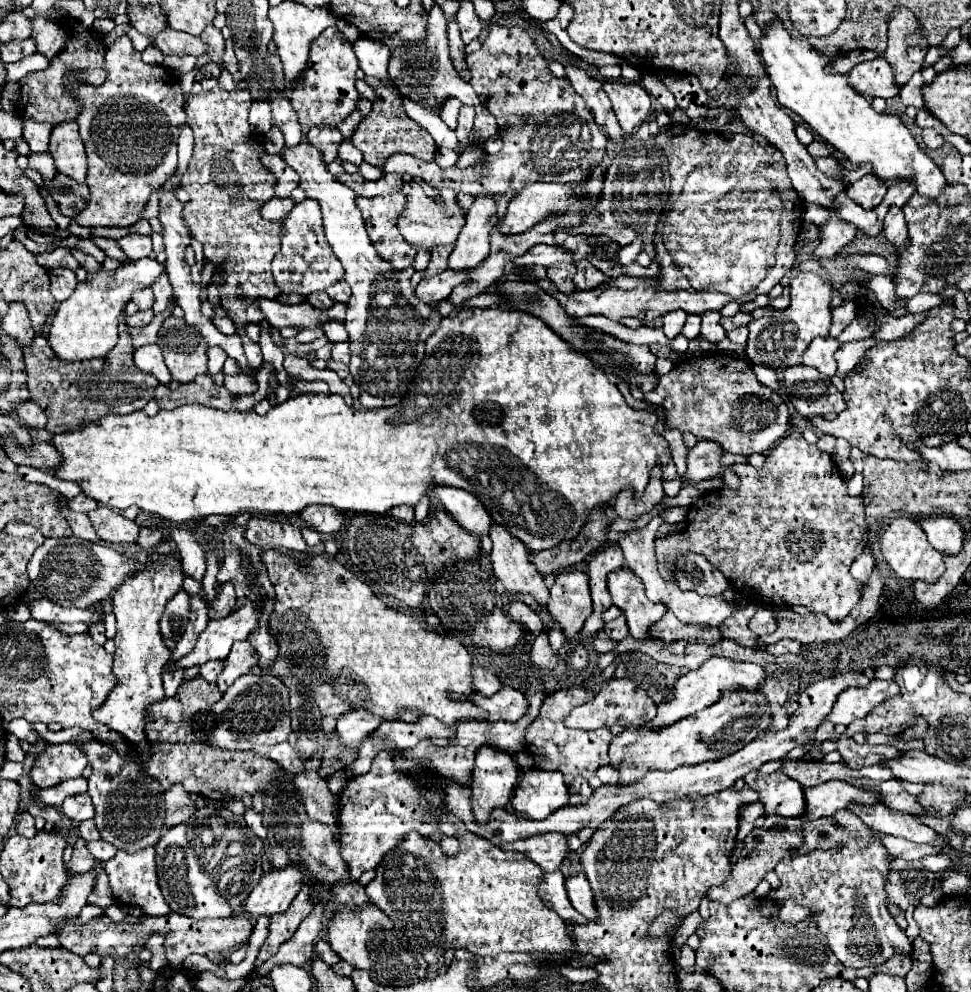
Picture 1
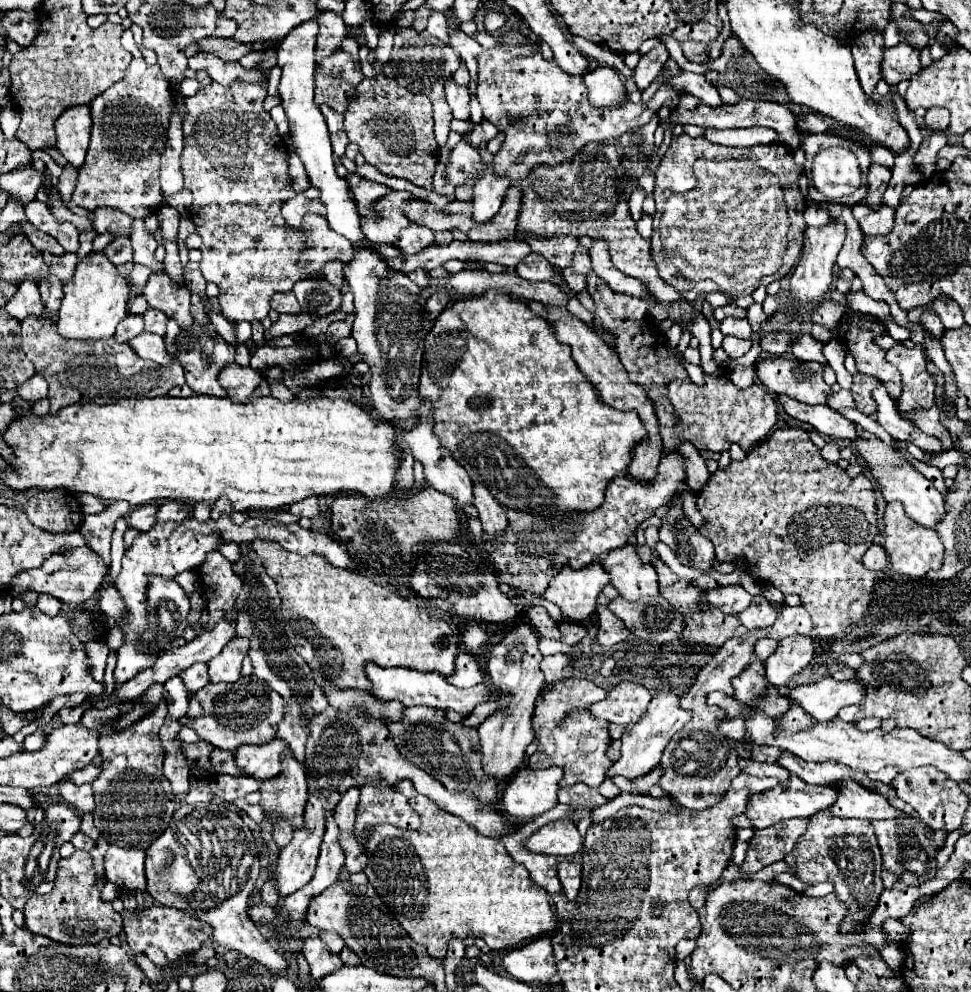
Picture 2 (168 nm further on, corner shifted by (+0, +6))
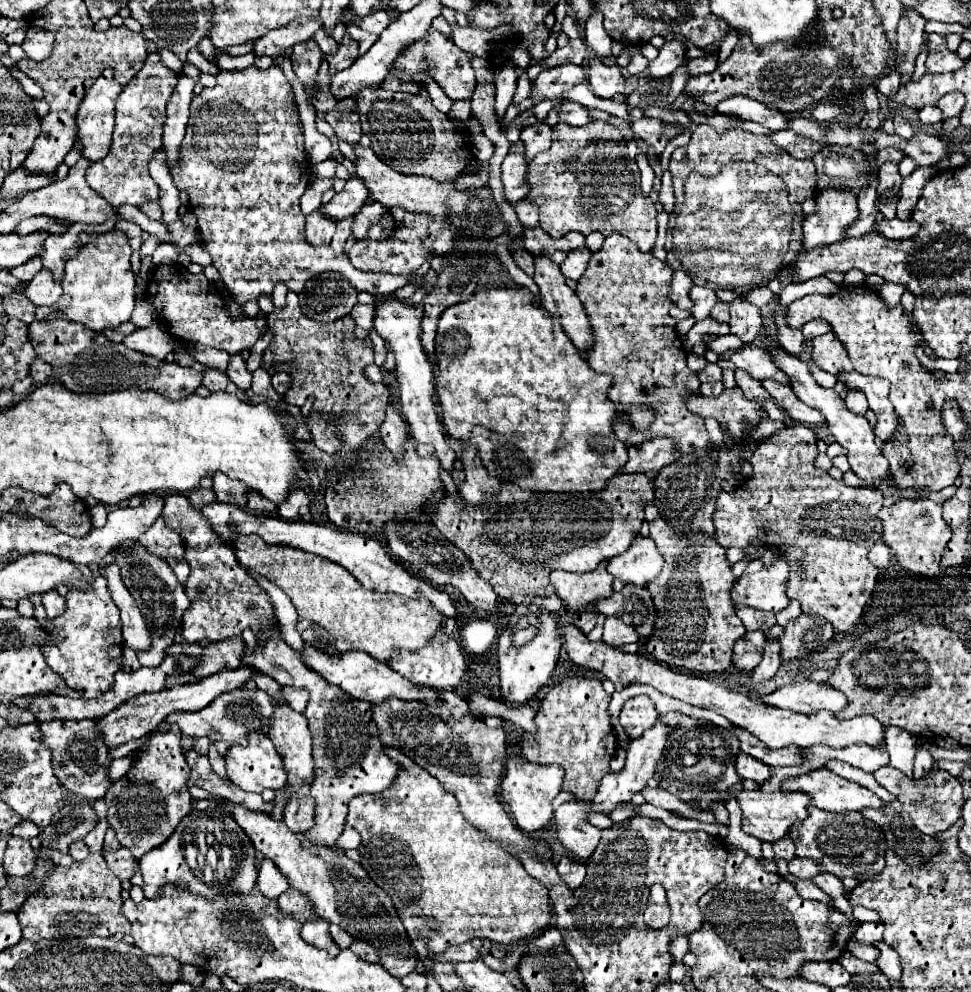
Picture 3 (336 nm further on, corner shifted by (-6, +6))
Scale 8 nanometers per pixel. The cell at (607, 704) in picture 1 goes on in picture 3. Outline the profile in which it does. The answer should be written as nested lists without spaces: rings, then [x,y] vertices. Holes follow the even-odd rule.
[[[636,696],[624,702],[624,708],[620,712],[620,724],[624,732],[630,736],[630,740],[640,738],[644,730],[652,728],[656,724],[658,712],[648,696]]]

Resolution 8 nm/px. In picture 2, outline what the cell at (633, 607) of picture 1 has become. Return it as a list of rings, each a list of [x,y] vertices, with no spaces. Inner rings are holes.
[[[634,546],[610,550],[602,562],[610,574],[610,584],[620,592],[624,600],[640,600],[658,596],[658,576],[652,564],[642,564]]]

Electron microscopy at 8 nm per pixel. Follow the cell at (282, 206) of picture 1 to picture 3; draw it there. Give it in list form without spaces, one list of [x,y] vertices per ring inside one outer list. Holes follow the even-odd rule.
[[[320,210],[312,212],[306,218],[306,242],[312,246],[322,246],[322,244],[330,244],[332,236],[336,230],[336,222],[326,218]]]

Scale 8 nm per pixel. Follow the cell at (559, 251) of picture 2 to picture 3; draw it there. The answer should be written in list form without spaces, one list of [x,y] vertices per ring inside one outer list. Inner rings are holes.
[[[522,200],[522,202],[516,202],[514,208],[516,208],[518,220],[522,222],[524,228],[534,228],[539,225],[538,207],[535,204]]]

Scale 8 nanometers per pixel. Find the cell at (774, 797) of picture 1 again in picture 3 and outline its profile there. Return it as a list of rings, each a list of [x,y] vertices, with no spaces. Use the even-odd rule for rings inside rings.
[[[738,752],[736,756],[736,772],[742,780],[754,780],[754,782],[766,782],[770,778],[770,766],[762,764],[760,760]]]

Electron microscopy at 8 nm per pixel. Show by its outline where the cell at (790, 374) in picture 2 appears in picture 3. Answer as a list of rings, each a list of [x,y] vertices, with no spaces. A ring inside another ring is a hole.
[[[744,344],[736,352],[724,352],[724,354],[720,354],[720,358],[734,362],[736,368],[746,370],[756,380],[772,378],[782,384],[788,384],[788,376],[772,362],[770,354],[764,348],[758,348],[754,344]]]

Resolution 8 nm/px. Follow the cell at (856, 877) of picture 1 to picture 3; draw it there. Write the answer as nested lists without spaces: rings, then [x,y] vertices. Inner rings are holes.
[[[808,806],[808,818],[788,828],[788,836],[796,842],[796,856],[812,858],[826,872],[846,878],[854,876],[860,880],[874,878],[884,868],[886,838],[878,824],[864,818],[862,814],[828,814],[814,806]]]

